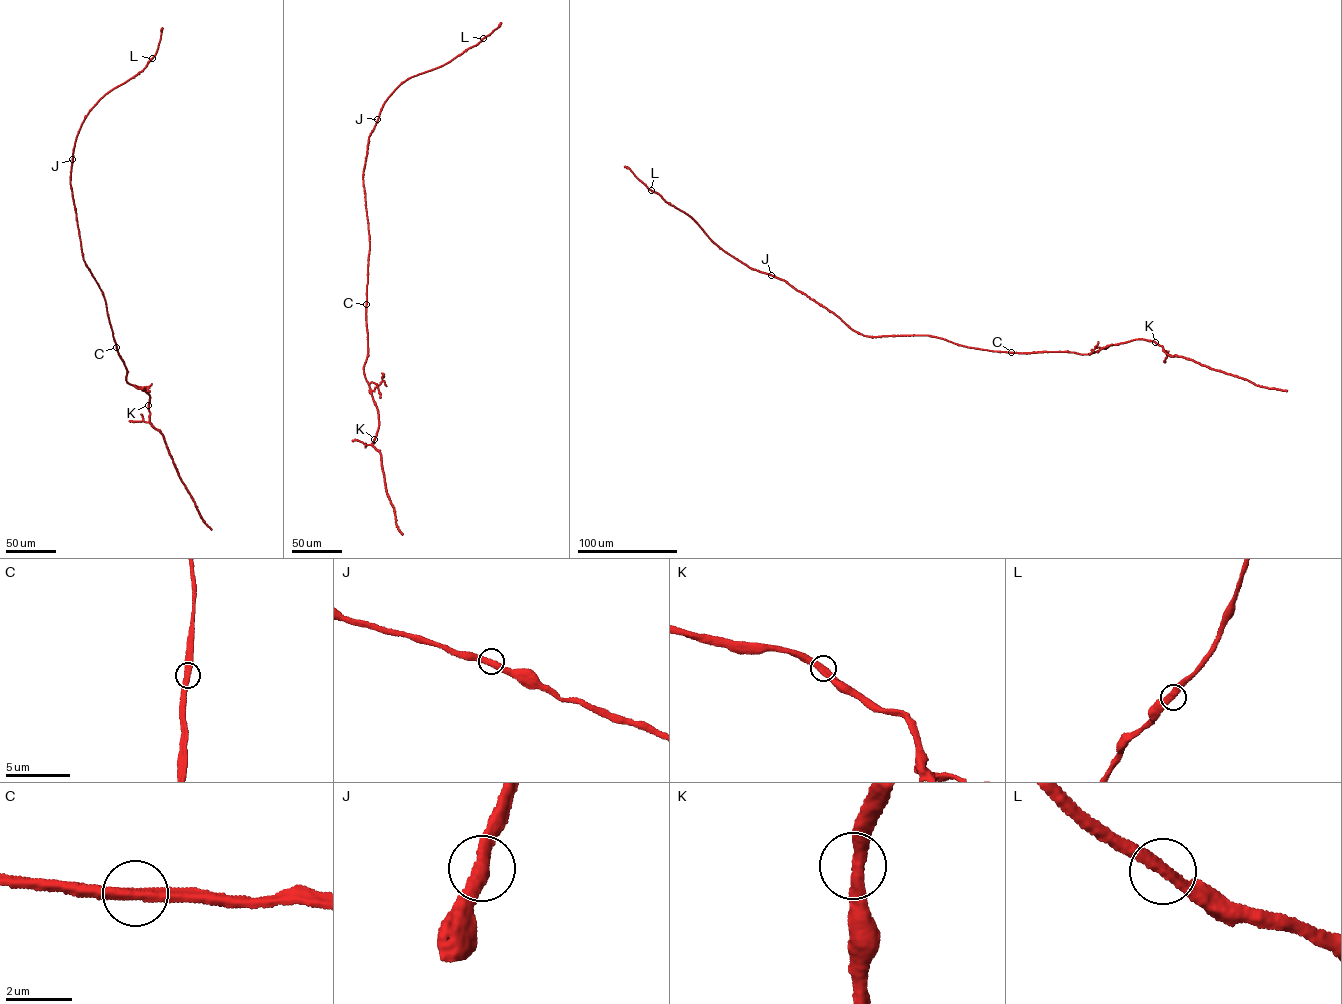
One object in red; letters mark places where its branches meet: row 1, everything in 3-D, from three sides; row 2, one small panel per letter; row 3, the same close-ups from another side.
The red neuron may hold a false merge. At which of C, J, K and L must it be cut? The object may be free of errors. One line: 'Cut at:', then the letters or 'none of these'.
Cut at: C

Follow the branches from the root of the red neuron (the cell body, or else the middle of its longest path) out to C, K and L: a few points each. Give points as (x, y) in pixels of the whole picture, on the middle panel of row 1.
C: (369, 247), (366, 304)
K: (369, 247), (368, 354), (363, 371), (378, 415), (379, 428), (374, 439)
L: (369, 247), (363, 174), (369, 136), (383, 104), (402, 83), (449, 62), (483, 38)

